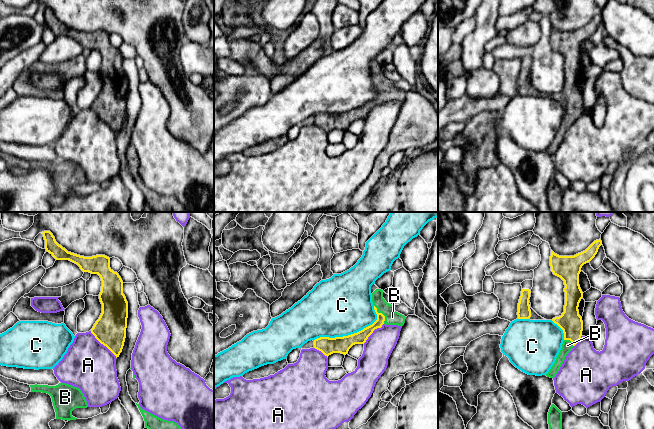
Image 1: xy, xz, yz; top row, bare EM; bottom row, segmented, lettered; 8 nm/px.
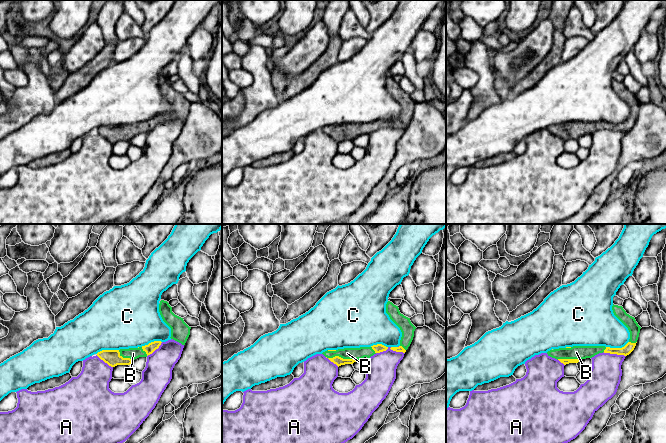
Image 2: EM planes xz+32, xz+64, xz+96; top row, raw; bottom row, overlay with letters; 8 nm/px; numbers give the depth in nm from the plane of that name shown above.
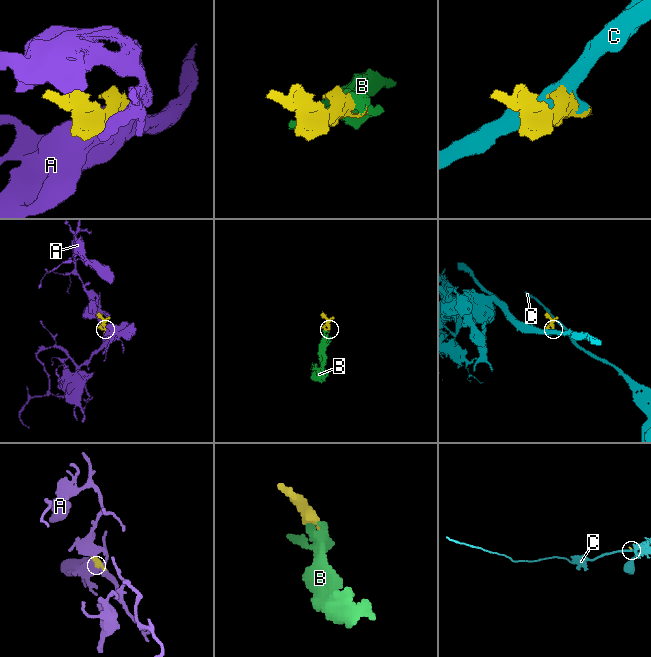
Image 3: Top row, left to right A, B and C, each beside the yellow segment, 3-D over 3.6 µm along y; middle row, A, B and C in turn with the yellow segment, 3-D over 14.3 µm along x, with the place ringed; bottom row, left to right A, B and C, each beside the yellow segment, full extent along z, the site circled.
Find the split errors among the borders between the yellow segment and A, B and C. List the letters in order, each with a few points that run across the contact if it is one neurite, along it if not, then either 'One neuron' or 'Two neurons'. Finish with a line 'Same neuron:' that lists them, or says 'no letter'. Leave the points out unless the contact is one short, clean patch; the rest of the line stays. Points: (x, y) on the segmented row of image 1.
A: Two neurons
B: One neuron
C: Two neurons
Same neuron: B

